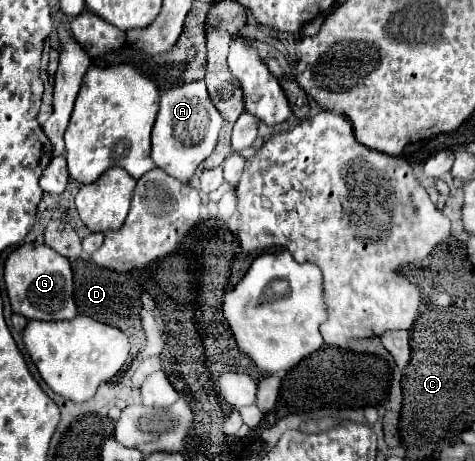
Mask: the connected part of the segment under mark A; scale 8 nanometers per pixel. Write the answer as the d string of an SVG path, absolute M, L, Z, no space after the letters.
M196 80L160 96L160 112L152 130L152 160L170 176L188 182L196 168L212 154L222 126L222 116L212 104L204 80Z

